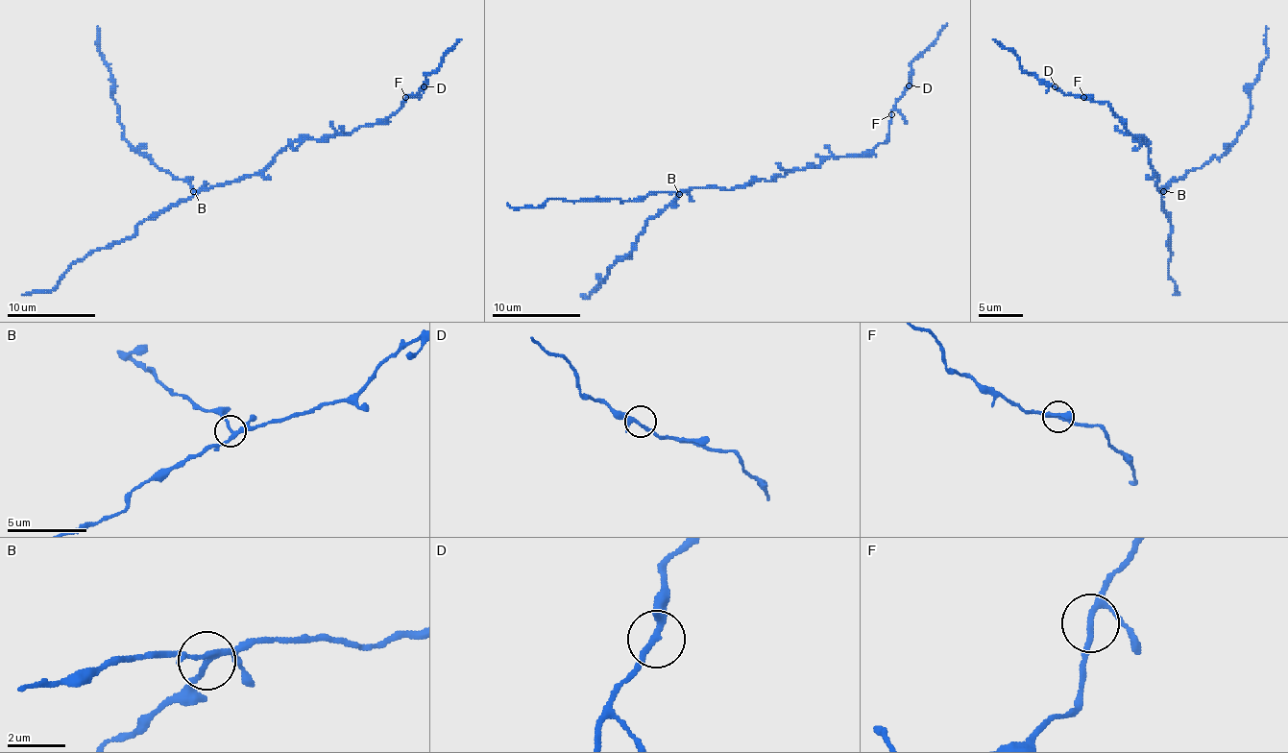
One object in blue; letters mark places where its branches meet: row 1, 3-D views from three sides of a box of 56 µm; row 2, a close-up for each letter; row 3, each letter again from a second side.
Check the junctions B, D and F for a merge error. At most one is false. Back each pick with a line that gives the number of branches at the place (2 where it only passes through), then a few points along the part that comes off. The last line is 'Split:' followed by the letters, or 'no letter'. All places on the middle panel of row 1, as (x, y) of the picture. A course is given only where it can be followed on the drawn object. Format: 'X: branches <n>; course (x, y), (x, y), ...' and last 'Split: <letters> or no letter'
B: branches 3; course (678, 194), (649, 219), (632, 250), (609, 267), (603, 280), (598, 280), (598, 287), (587, 299), (583, 296)
Split: B

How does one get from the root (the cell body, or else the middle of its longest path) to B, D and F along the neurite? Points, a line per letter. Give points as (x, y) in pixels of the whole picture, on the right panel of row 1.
B: (1153, 166), (1159, 177), (1157, 188), (1164, 190)
D: (1153, 166), (1148, 157), (1148, 144), (1129, 134), (1126, 126), (1106, 102), (1090, 102), (1066, 95), (1055, 86)
F: (1153, 166), (1148, 157), (1148, 144), (1129, 134), (1126, 126), (1106, 102), (1090, 102), (1083, 97)

